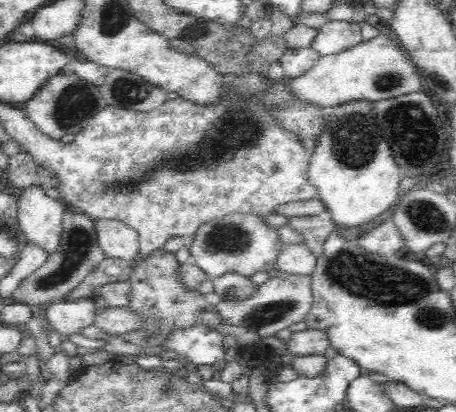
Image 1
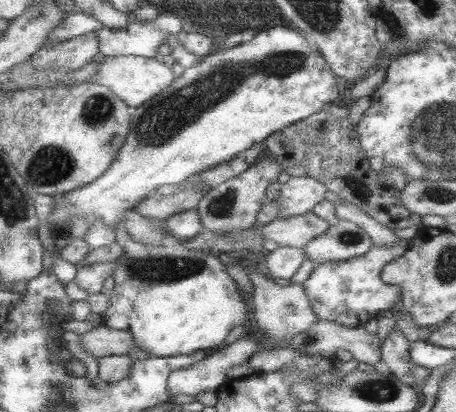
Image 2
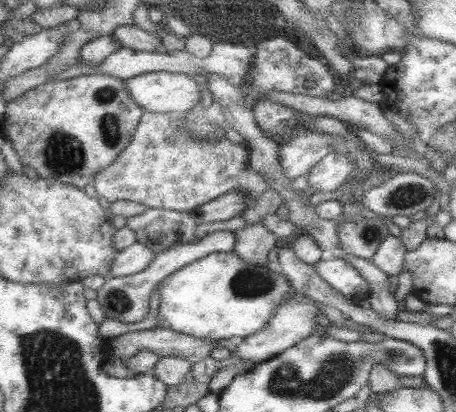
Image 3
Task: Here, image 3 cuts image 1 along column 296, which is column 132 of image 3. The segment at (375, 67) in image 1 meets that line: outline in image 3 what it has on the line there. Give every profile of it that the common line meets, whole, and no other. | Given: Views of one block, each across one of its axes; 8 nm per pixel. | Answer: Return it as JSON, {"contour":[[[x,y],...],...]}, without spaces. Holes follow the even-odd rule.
{"contour":[[[147,72],[125,80],[127,96],[151,114],[183,116],[199,104],[199,84],[187,74]]]}

